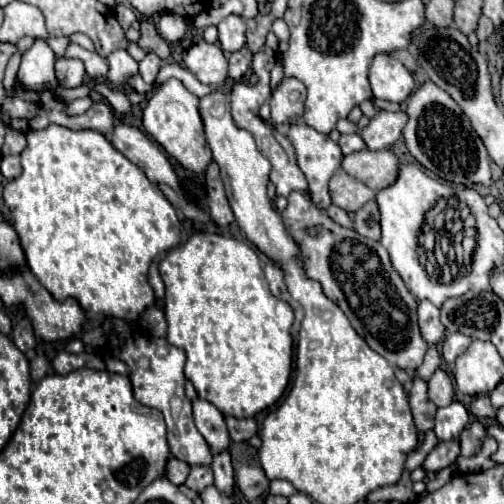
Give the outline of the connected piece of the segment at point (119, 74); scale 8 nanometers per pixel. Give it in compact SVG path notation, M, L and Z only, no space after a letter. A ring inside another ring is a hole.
M116 50L116 52L112 52L106 60L108 60L108 64L110 64L108 80L110 80L110 84L114 84L114 86L126 82L128 76L132 76L132 74L138 72L138 62L136 62L134 58L130 58L130 54L128 54L126 50Z

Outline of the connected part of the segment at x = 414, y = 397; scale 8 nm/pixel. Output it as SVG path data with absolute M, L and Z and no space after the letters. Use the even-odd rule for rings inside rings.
M414 378L414 386L410 390L410 408L416 422L416 428L426 434L434 428L434 412L436 406L426 396L426 382L420 378Z

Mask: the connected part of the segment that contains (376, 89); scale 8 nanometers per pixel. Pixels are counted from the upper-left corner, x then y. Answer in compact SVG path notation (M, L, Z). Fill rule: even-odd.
M376 54L370 66L370 86L374 98L388 102L404 102L414 90L414 78L406 66L390 54Z

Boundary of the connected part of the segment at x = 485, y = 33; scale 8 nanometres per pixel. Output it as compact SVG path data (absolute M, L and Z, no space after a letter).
M480 16L480 22L478 22L478 28L476 28L476 34L478 34L478 40L486 40L490 34L494 32L494 26L492 26L492 20L486 18L486 16Z

